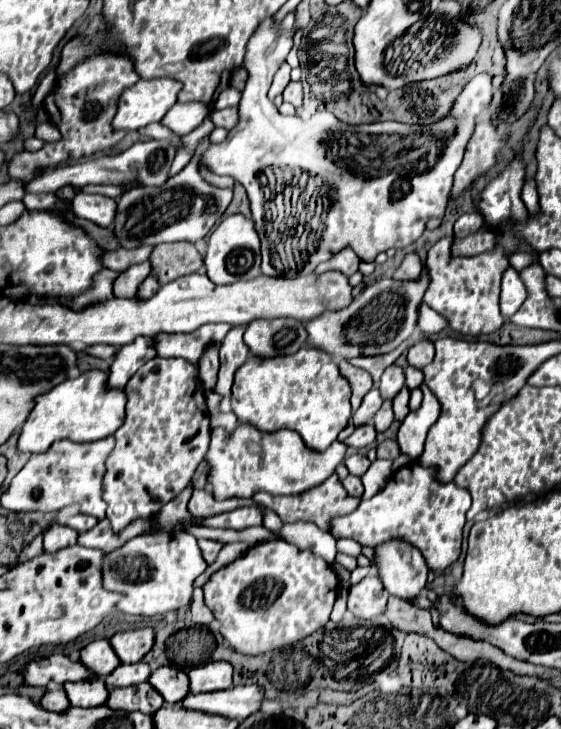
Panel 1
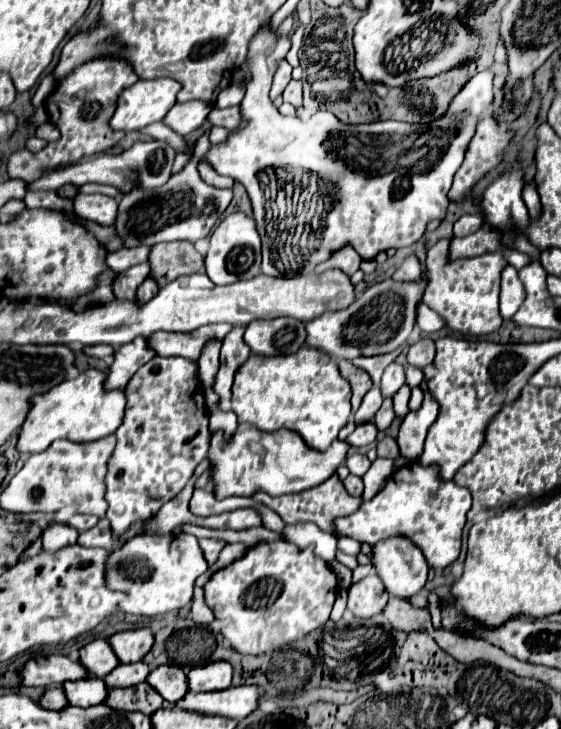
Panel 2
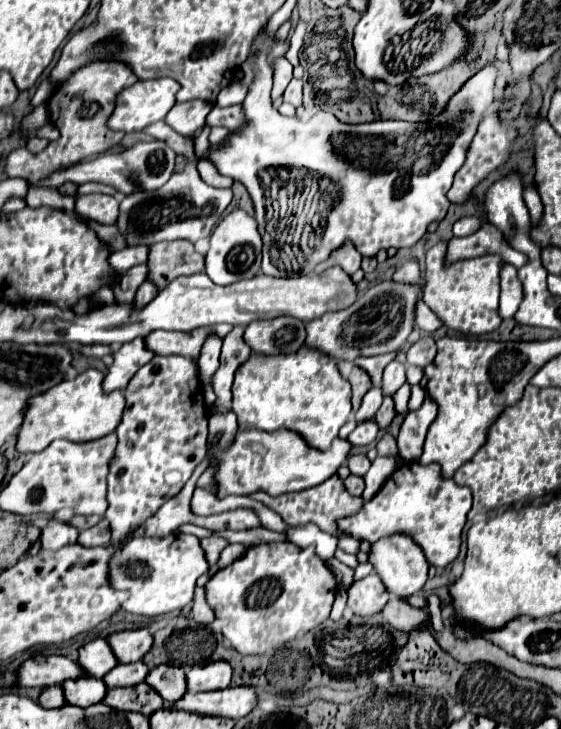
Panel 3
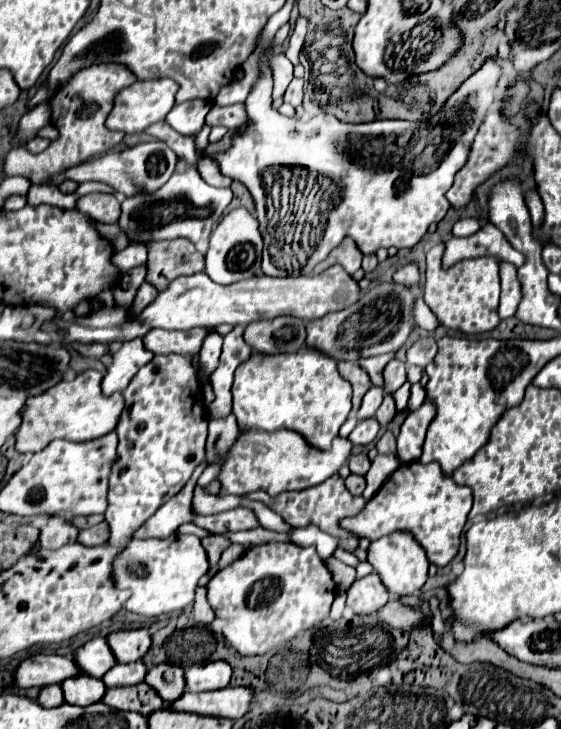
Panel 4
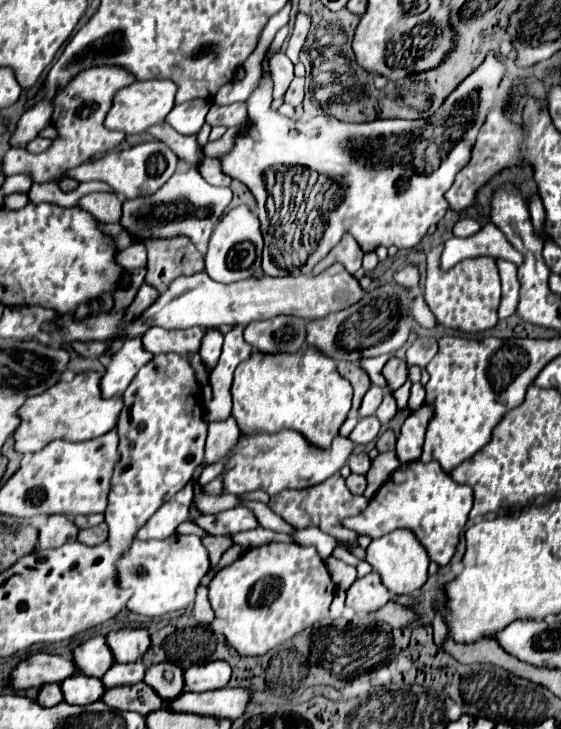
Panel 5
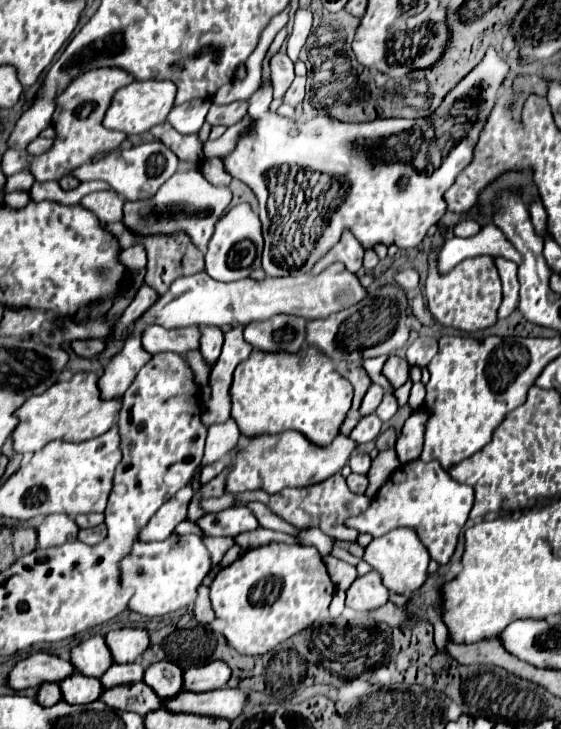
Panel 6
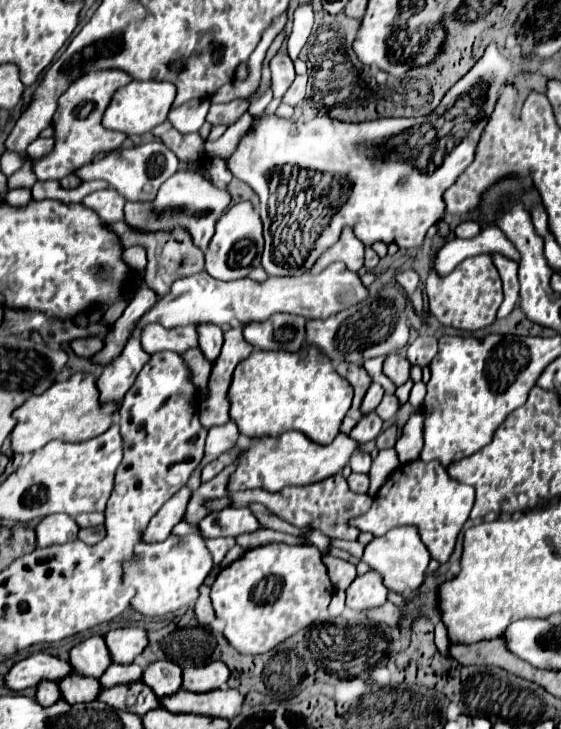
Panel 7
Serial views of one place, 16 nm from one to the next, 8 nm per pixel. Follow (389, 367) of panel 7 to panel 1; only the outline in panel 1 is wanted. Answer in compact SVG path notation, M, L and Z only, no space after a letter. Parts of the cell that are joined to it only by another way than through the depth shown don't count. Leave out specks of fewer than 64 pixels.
M392 364L388 370L384 370L382 380L380 380L380 396L382 400L394 400L394 396L402 390L404 386L404 370L396 364Z

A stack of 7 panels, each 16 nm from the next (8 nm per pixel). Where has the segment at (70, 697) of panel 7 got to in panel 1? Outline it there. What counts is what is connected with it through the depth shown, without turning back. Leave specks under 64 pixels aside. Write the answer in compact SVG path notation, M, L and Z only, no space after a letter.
M94 678L88 682L68 682L64 684L64 690L70 704L80 708L94 708L106 704L108 700L108 688L102 678Z

